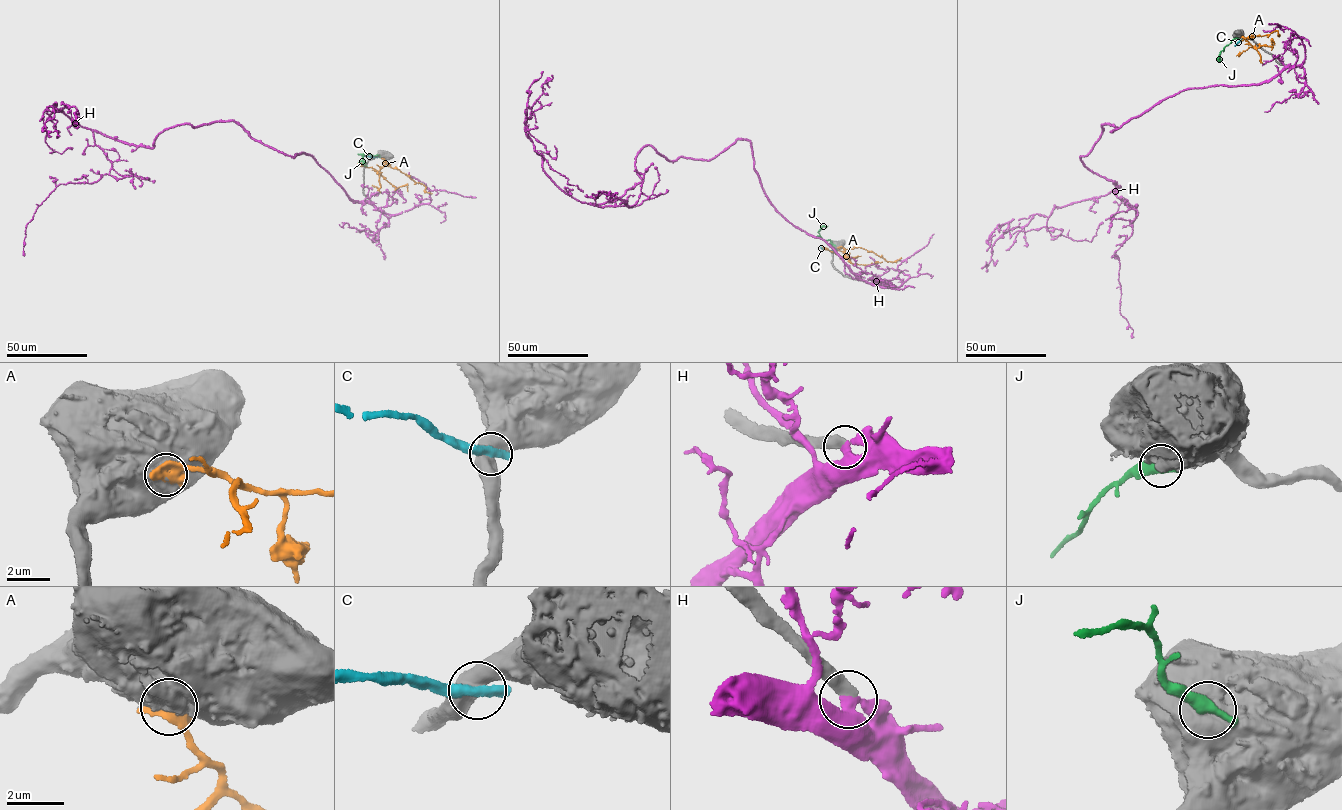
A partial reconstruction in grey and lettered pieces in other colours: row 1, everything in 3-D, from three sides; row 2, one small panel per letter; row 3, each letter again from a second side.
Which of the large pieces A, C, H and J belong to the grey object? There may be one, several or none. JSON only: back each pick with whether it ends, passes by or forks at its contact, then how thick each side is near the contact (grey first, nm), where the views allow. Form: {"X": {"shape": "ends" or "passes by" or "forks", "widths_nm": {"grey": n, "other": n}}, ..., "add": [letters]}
{"H": {"shape": "ends", "widths_nm": {"grey": 380, "other": 550}}, "add": ["H"]}

